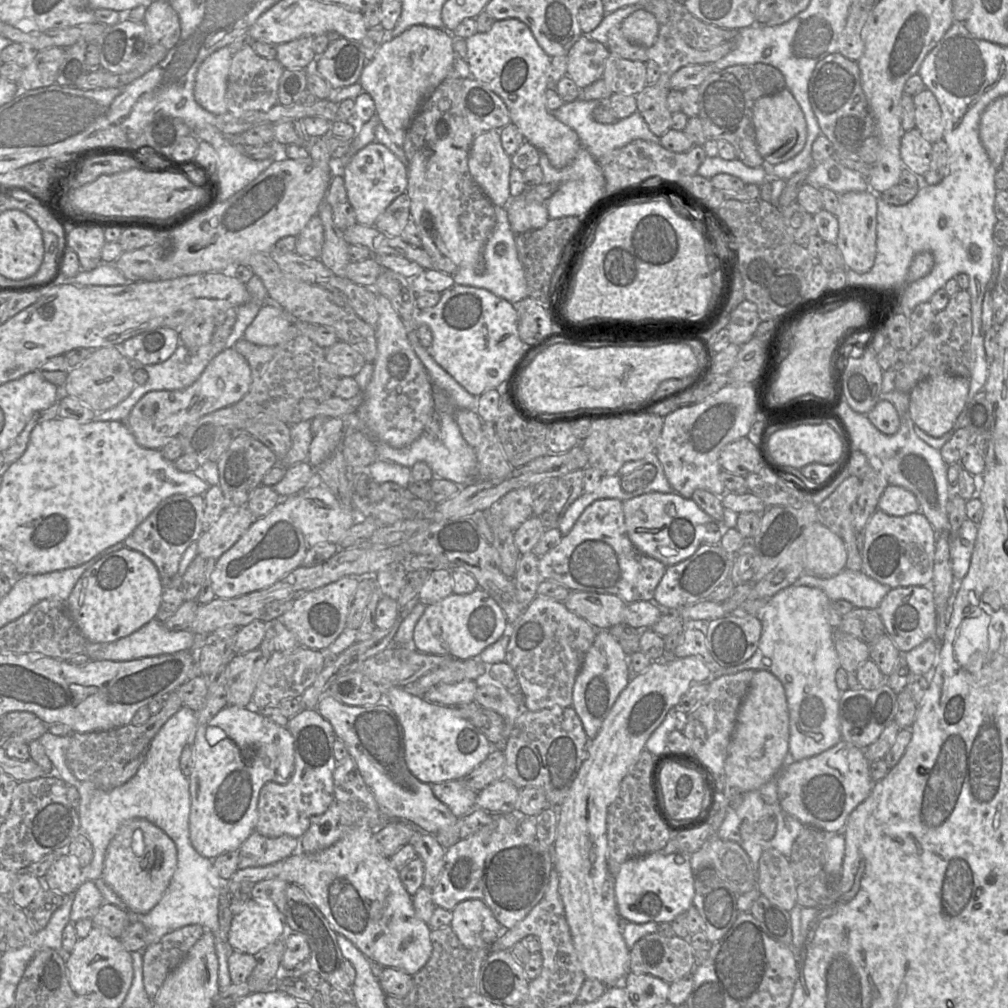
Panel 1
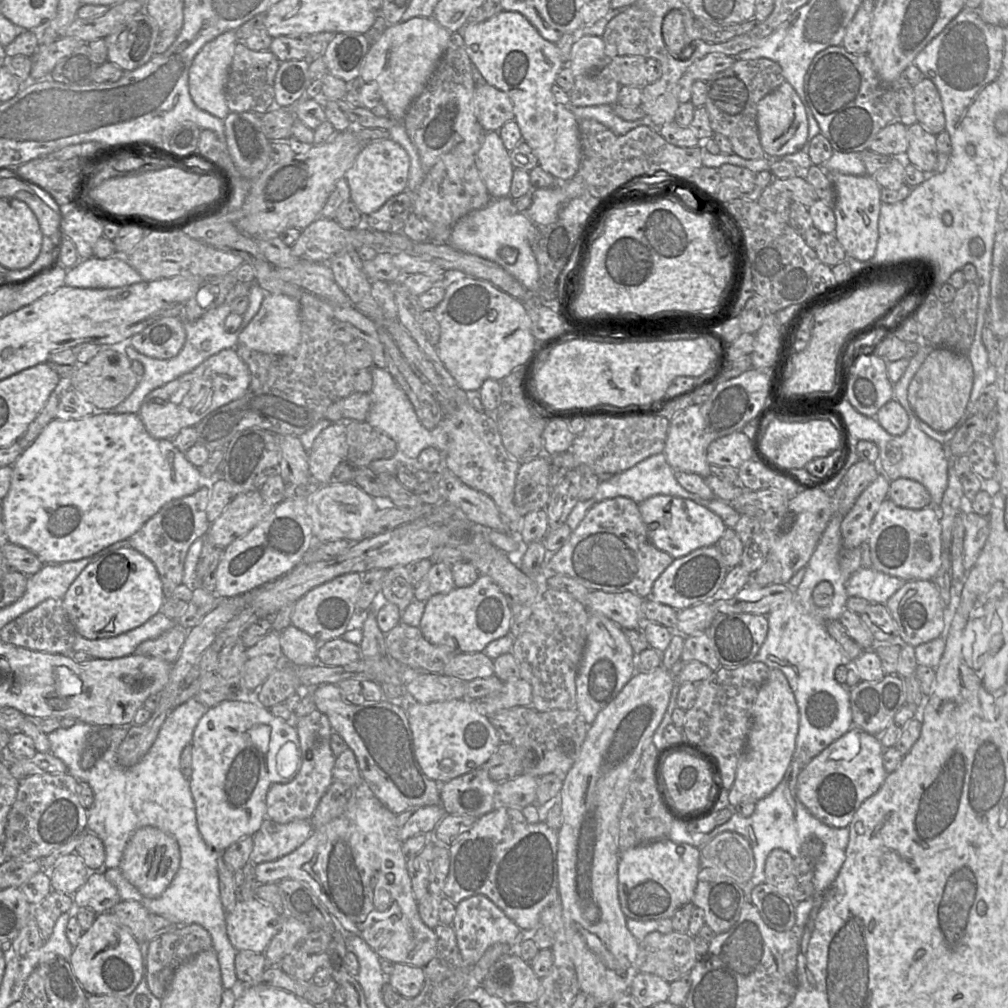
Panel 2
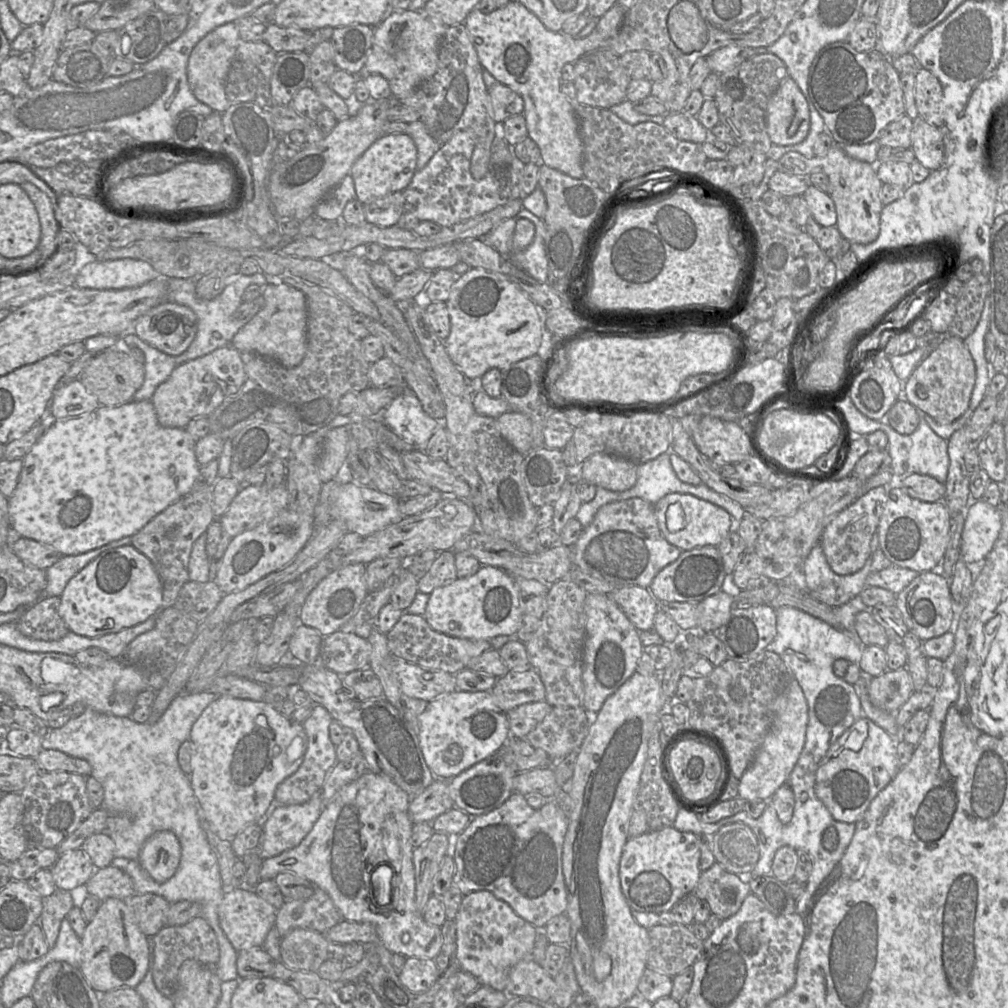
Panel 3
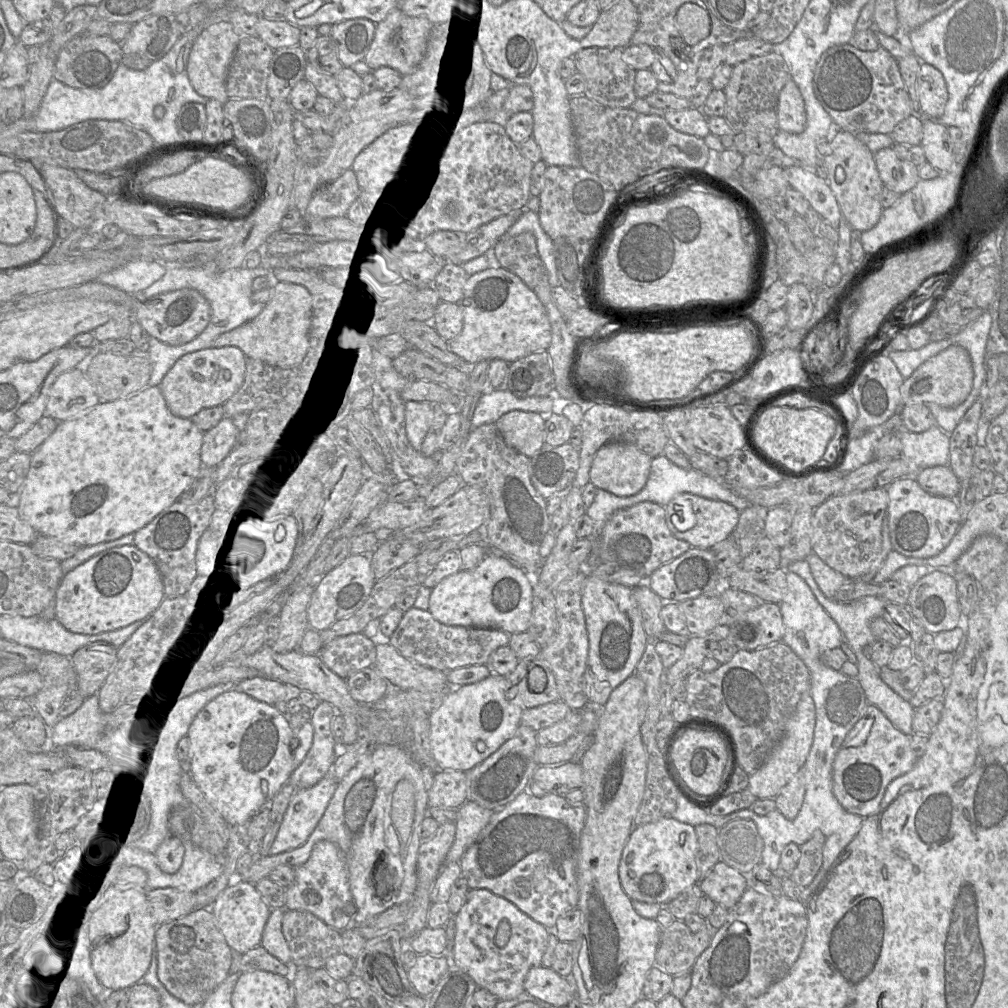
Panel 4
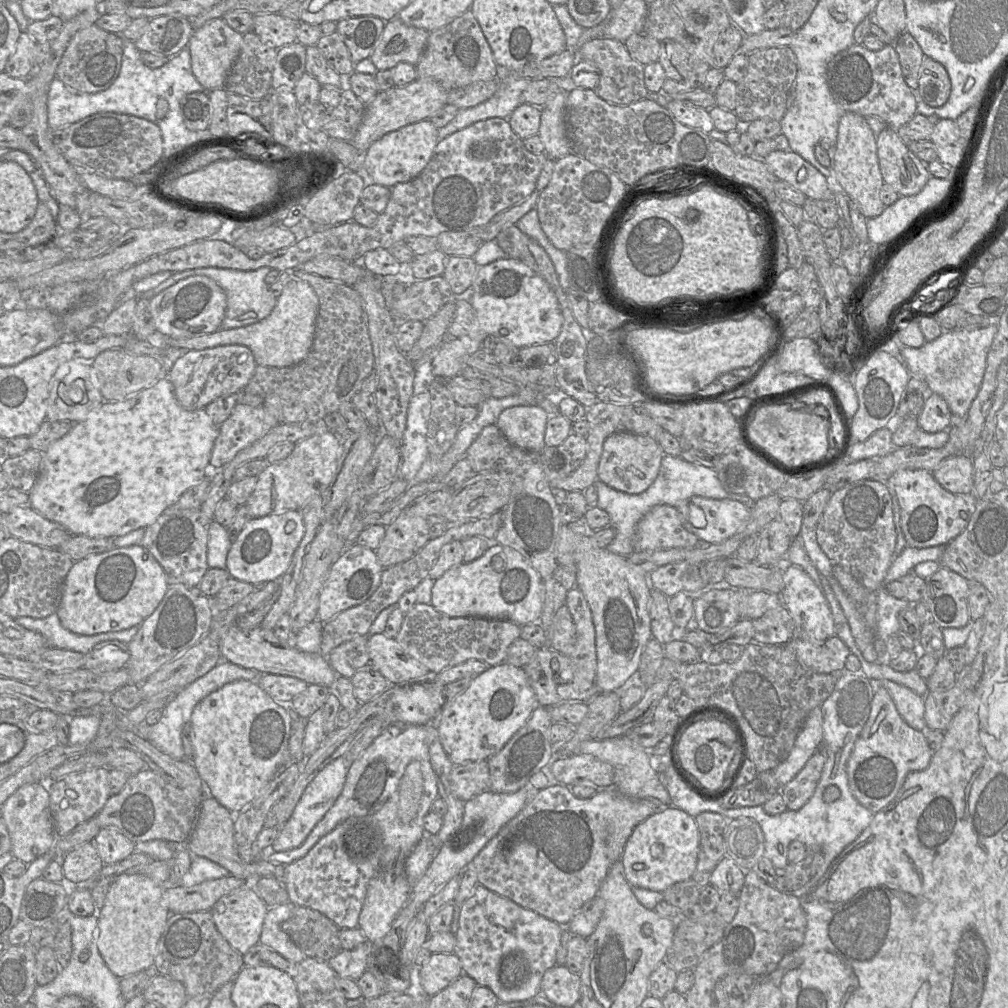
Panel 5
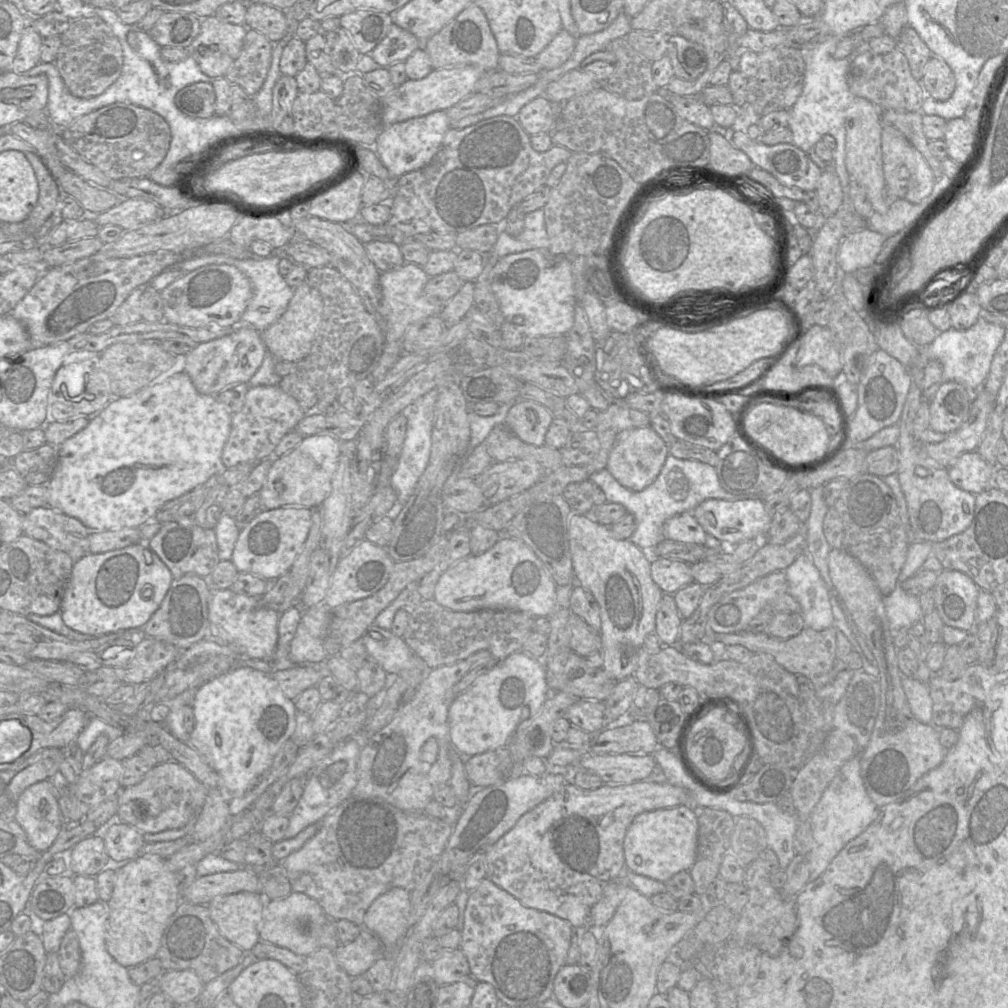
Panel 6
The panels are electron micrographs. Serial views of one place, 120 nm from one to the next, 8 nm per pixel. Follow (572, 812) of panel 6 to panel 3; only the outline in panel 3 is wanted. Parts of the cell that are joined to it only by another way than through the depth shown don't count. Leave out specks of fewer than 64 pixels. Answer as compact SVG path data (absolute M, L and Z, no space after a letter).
M513 792L498 808L472 817L465 830L454 837L455 874L452 885L463 895L475 891L490 891L534 927L544 927L552 918L564 914L567 908L562 851L568 823L568 816L555 801L535 810L528 805L525 795Z

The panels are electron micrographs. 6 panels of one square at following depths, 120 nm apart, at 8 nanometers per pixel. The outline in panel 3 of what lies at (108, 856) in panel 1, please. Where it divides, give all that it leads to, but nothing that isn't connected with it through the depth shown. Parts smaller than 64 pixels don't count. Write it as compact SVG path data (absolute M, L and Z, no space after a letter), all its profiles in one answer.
M159 831L143 844L138 862L156 882L170 879L176 872L181 858L181 846L171 831Z

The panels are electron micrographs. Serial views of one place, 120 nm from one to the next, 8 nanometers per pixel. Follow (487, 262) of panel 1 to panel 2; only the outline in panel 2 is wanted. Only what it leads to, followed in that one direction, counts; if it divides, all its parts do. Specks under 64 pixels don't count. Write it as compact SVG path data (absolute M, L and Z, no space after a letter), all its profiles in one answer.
M510 196L491 199L482 209L474 210L455 223L449 244L456 250L496 262L530 292L537 294L539 270L531 249L535 224L527 213L518 212Z

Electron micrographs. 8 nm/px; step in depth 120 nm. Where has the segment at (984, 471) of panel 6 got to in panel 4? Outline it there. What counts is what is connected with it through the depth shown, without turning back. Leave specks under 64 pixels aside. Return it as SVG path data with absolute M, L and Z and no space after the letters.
M949 465L921 469L916 480L925 491L935 496L956 499L961 491L961 481Z

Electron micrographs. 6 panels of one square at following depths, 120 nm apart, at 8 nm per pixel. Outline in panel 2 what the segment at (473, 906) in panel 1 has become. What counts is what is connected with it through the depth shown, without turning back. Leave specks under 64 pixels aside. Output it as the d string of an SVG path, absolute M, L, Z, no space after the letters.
M478 894L466 898L456 905L456 914L452 923L458 948L465 963L474 966L486 950L496 943L506 943L514 949L525 939L525 933L508 918L487 896Z

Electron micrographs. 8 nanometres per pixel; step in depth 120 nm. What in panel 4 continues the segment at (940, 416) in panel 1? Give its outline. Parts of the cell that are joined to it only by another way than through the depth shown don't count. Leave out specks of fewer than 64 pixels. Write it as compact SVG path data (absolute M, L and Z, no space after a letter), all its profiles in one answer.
M951 345L924 362L910 377L904 379L900 387L901 406L935 403L945 408L956 407L970 394L973 377L973 365L968 351L959 345Z

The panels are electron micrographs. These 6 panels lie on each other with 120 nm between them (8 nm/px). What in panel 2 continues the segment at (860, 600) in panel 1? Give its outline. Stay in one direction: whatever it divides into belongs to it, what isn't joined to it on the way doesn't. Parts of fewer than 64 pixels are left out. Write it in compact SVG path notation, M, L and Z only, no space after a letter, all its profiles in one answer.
M861 567L846 584L849 597L860 597L870 604L886 604L907 581L888 575L874 568Z

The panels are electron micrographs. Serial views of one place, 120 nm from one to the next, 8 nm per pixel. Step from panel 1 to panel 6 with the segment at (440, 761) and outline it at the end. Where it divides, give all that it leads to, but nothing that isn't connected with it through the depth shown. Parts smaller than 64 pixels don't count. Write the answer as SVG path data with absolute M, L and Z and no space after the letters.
M517 651L498 661L488 673L477 678L461 694L455 697L448 709L447 722L451 745L466 757L482 754L500 747L507 747L517 728L523 723L530 723L539 713L548 698L546 672L541 660L534 659L522 651Z

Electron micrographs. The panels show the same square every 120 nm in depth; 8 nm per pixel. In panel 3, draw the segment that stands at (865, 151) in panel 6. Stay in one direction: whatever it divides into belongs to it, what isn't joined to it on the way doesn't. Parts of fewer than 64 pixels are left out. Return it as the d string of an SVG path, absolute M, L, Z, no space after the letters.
M835 144L824 156L806 158L798 152L788 152L778 160L778 170L800 177L808 177L812 172L824 172L830 181L836 227L841 236L850 243L858 244L869 244L878 237L883 205L880 200L882 182L877 177L875 165L847 156L842 147Z

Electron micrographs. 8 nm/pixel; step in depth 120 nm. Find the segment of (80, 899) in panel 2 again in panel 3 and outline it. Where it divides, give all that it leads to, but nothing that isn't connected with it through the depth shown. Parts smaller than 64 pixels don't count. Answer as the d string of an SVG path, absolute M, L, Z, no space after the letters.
M115 866L95 869L85 885L88 894L101 901L108 898L124 899L136 894L131 877Z

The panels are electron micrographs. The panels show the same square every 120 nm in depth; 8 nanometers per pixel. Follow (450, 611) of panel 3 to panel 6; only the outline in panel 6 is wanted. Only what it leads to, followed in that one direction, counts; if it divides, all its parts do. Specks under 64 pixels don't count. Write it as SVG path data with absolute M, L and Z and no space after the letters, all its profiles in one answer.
M502 533L499 541L488 551L459 560L443 572L435 586L434 600L457 612L517 610L535 617L546 617L554 612L556 587L532 549L523 541Z

